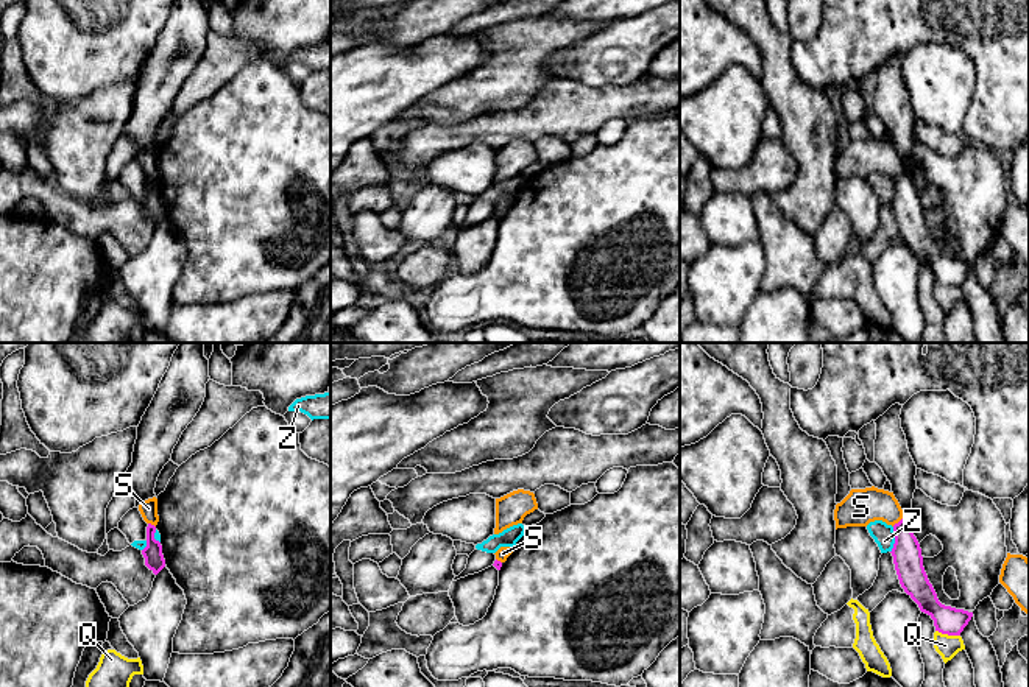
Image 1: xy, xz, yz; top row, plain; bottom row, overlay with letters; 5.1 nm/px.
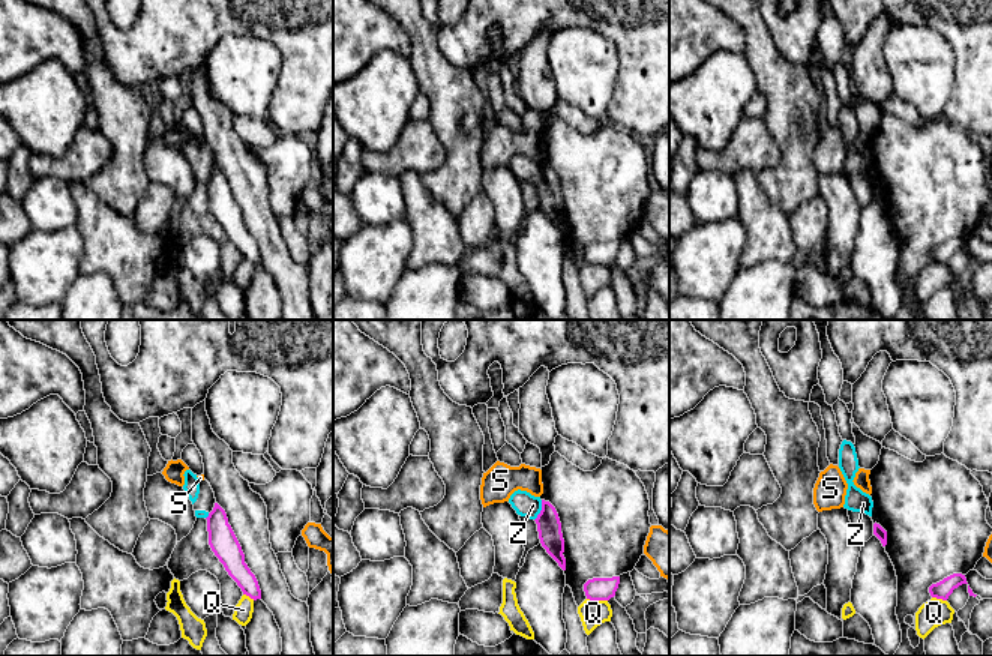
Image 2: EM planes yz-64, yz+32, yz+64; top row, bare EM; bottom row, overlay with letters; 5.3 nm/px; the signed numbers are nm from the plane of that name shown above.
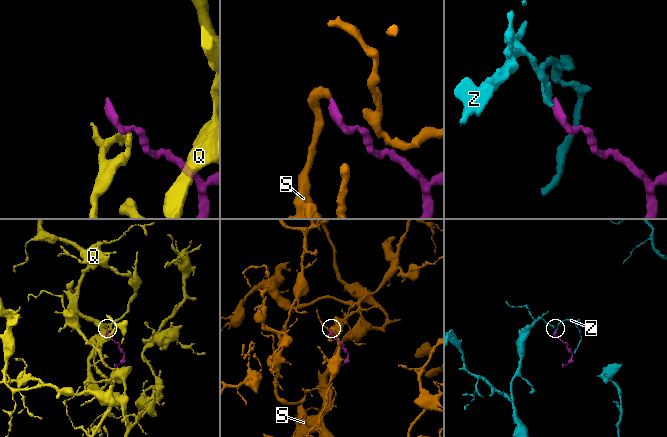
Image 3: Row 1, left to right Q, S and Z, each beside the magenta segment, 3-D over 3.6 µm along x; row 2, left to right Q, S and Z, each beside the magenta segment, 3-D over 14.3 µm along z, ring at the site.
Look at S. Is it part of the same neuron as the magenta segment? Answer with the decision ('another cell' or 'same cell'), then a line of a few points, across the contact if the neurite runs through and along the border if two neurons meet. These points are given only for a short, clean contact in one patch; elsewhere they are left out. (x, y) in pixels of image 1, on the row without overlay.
another cell | yz (901, 169), (892, 176)

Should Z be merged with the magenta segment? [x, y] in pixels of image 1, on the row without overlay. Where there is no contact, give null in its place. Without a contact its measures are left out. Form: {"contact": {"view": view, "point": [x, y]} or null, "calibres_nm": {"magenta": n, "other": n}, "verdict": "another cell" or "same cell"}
{"contact": {"view": "yz", "point": [895, 190]}, "calibres_nm": {"magenta": 150, "other": 110}, "verdict": "another cell"}

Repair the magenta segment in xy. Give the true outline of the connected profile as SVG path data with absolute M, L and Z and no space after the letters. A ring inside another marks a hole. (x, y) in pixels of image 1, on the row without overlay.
M148 174L147 178L147 198L142 201L145 209L145 217L157 226L165 218L165 210L162 206L162 196L154 190L156 178Z

